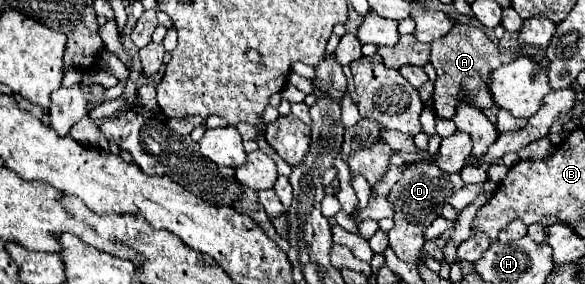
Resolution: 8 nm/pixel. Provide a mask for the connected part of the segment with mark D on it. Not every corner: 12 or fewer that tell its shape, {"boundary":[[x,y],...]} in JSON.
{"boundary":[[431,162],[403,164],[389,194],[389,246],[417,268],[437,204],[465,184]]}

